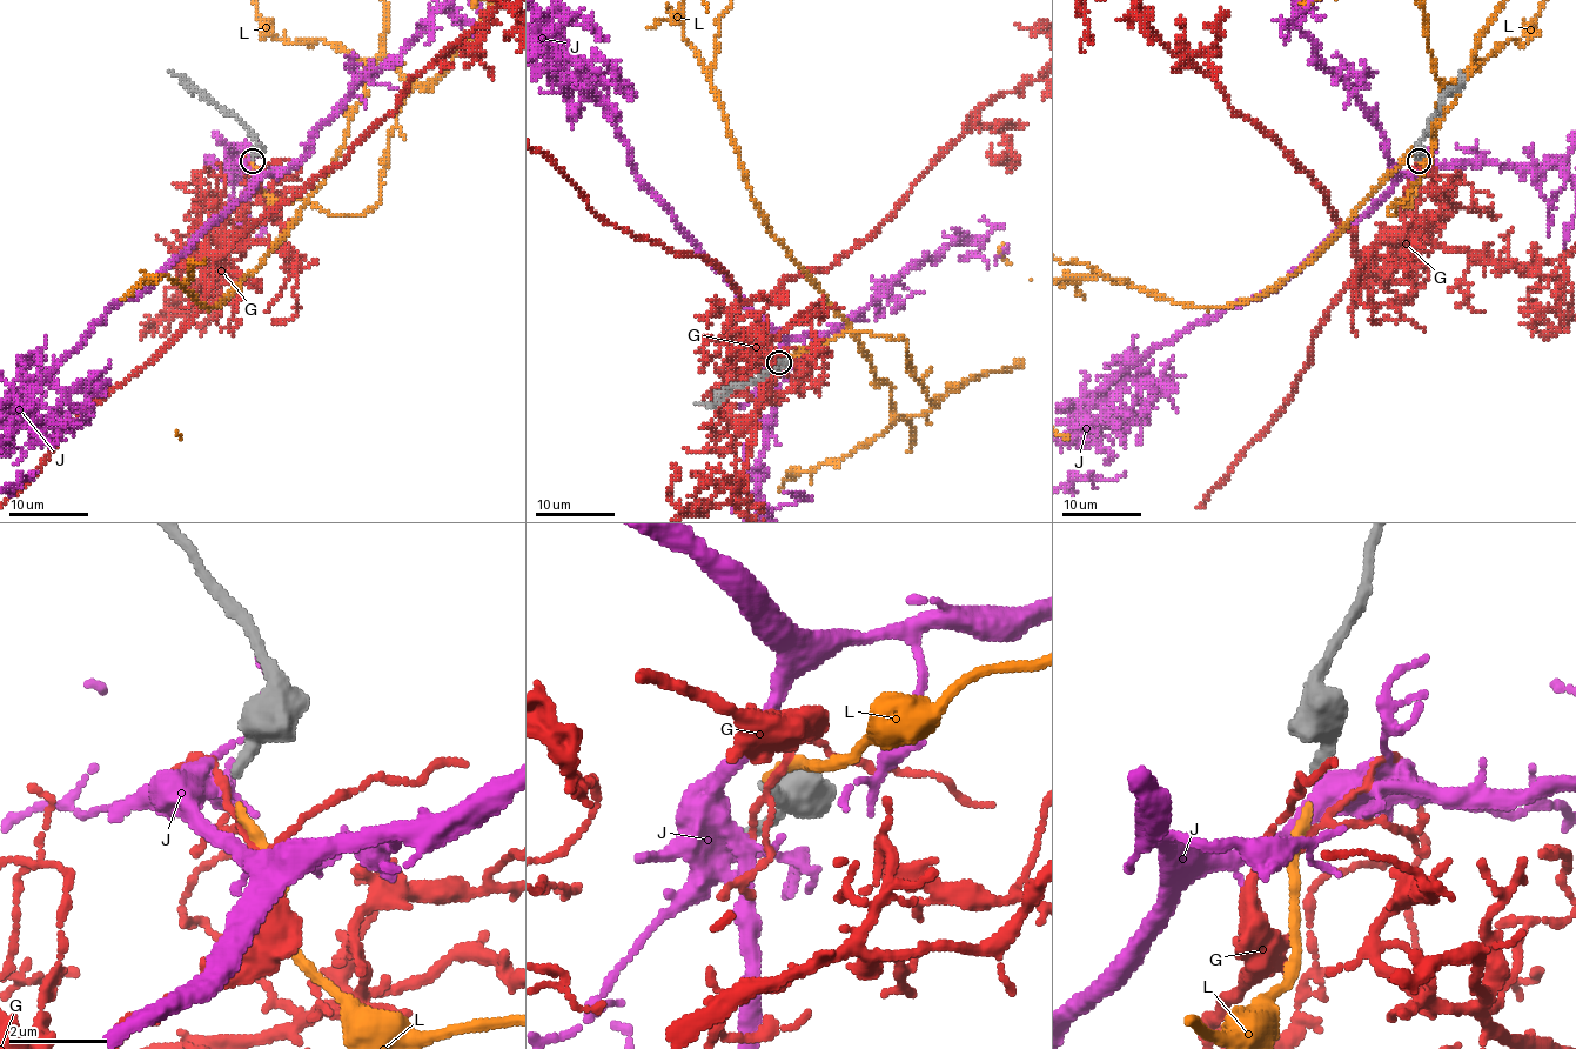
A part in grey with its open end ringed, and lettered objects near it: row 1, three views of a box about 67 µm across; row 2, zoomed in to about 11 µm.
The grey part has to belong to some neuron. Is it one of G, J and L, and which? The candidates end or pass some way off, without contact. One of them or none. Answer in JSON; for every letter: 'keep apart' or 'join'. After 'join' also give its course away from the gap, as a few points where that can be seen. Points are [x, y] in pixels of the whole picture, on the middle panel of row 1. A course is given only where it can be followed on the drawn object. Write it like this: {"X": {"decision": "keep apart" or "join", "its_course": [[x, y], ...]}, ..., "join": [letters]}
{"G": {"decision": "keep apart"}, "J": {"decision": "keep apart"}, "L": {"decision": "join"}, "join": ["L"]}

